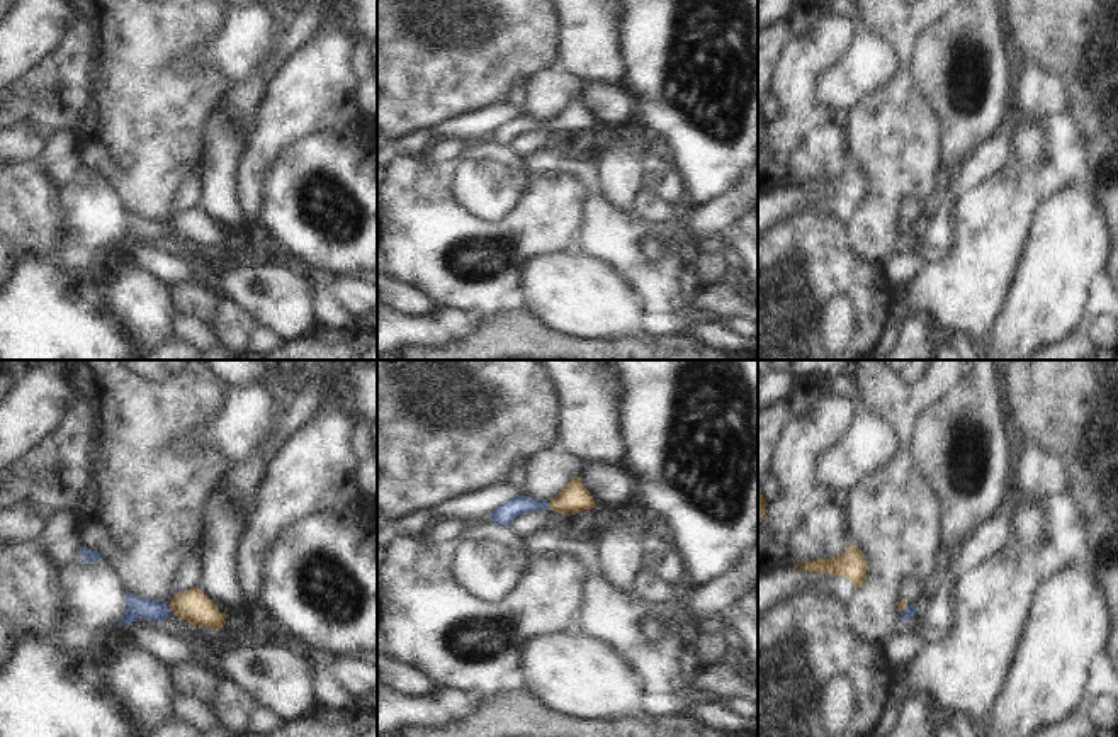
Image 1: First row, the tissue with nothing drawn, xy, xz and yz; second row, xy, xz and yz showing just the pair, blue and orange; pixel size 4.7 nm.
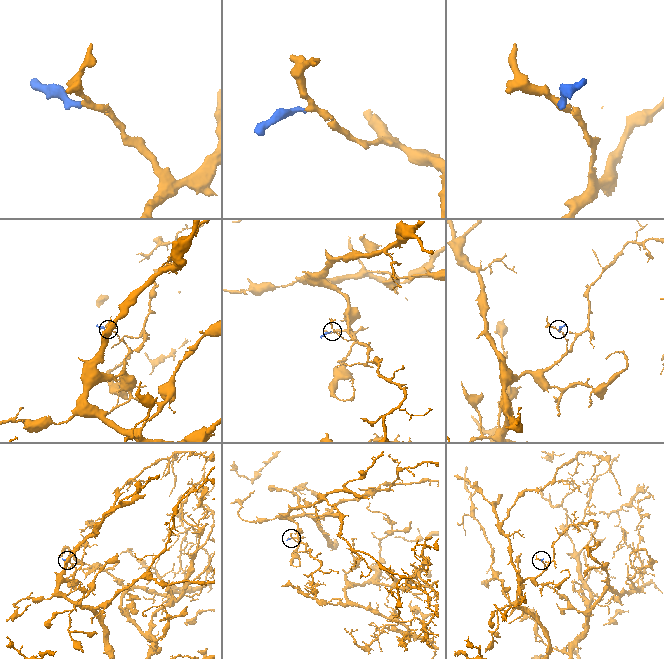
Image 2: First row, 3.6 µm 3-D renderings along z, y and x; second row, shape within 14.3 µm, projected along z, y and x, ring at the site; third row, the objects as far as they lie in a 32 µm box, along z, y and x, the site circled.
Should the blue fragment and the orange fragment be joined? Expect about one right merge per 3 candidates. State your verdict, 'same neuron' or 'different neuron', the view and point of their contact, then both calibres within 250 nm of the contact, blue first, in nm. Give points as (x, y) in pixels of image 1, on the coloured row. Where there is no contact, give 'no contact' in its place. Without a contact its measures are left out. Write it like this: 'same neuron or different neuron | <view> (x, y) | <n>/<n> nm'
same neuron | xz (547, 506) | 90/140 nm

